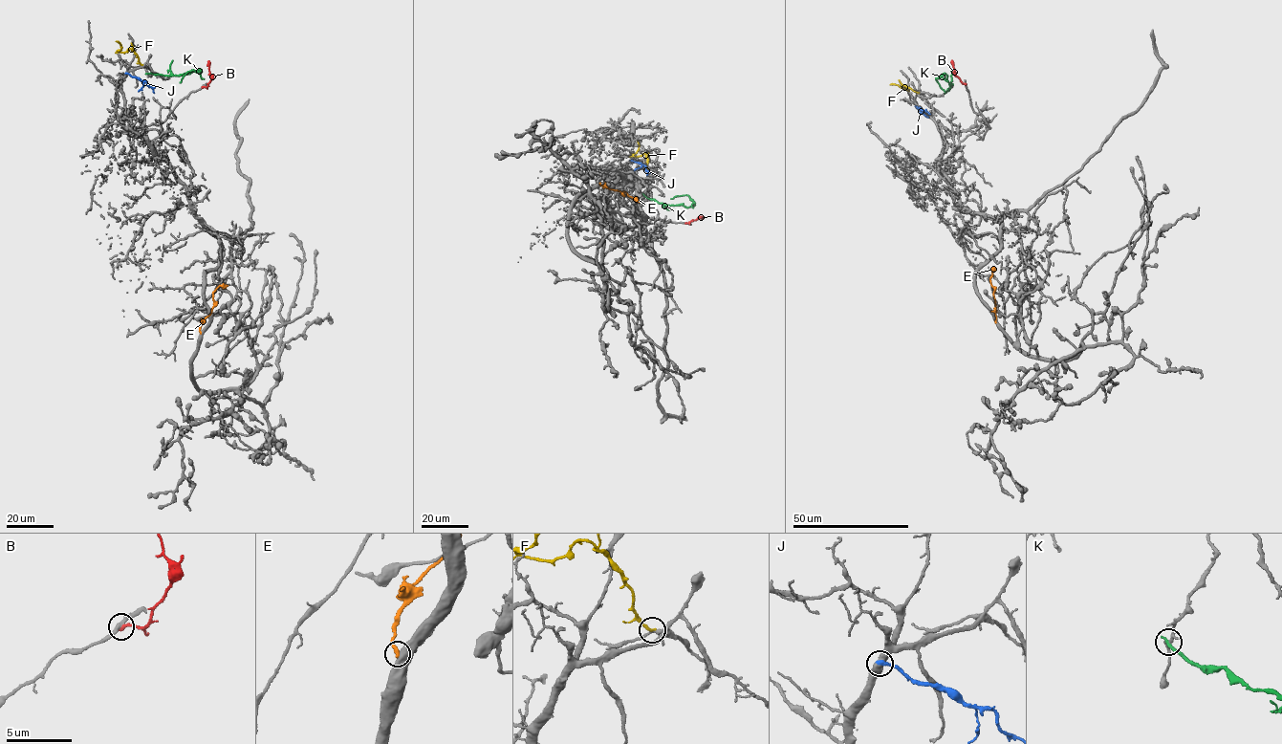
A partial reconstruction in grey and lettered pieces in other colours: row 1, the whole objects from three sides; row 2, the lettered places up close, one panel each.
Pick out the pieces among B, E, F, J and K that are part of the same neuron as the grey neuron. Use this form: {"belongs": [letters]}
{"belongs": ["J"]}

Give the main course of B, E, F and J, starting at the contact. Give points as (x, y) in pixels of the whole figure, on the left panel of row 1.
B: (203, 87), (207, 86), (211, 78), (207, 61)
E: (201, 333), (201, 324), (215, 304), (213, 292), (220, 286), (228, 286)
F: (141, 64), (131, 49), (120, 53), (120, 45), (116, 41)
J: (126, 73), (145, 81), (154, 93)

